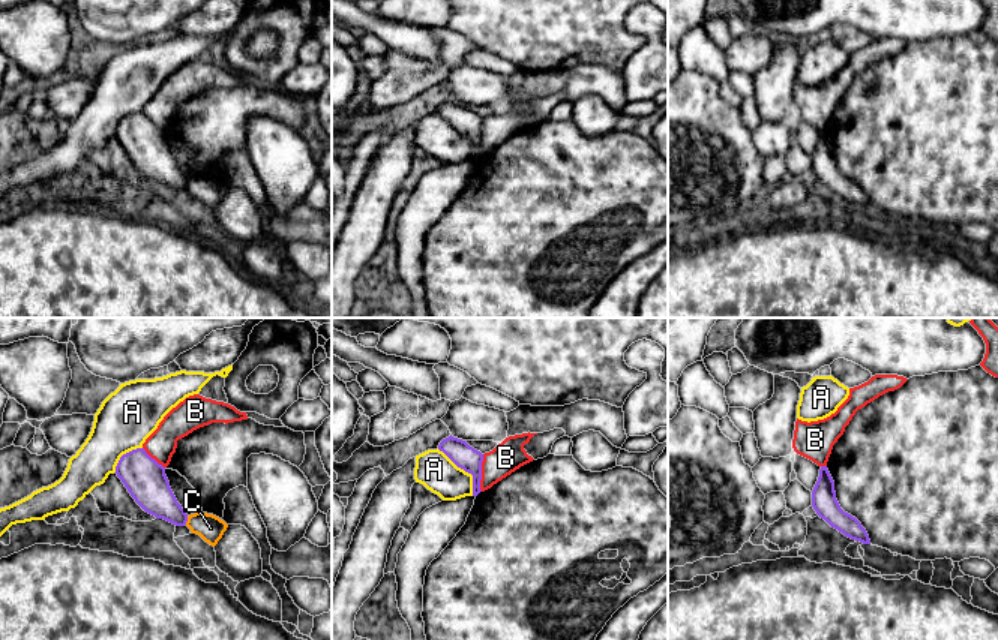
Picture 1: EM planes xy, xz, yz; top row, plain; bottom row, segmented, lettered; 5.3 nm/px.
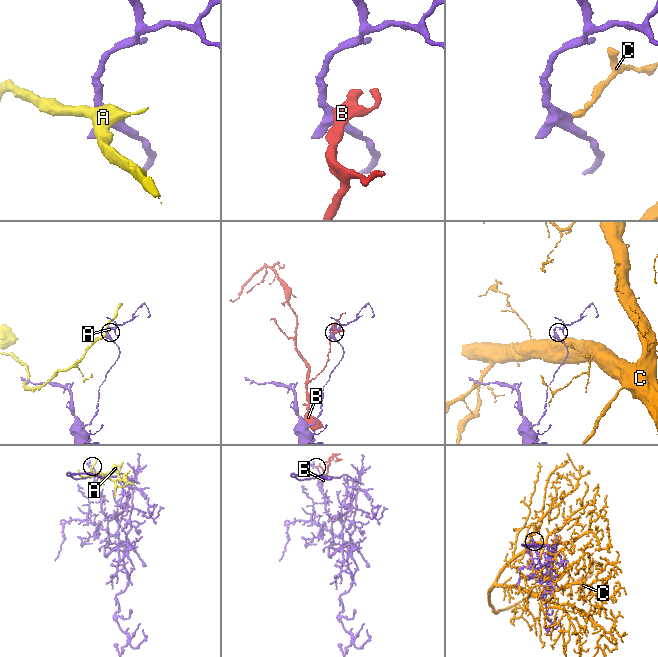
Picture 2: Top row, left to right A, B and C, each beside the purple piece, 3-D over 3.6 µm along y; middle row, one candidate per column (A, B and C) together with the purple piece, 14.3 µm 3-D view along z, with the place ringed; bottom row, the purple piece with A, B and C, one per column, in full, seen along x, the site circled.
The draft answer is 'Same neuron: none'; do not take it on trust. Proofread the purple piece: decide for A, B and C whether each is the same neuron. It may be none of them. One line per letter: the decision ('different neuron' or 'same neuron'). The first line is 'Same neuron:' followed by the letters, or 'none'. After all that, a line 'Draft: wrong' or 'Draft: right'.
Same neuron: none
A: different neuron
B: different neuron
C: different neuron
Draft: right

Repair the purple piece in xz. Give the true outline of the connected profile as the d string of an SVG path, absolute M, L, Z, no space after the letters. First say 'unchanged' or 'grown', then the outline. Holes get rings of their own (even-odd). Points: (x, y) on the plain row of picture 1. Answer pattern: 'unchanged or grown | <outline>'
unchanged | M452 99L440 106L438 114L458 132L473 139L473 160L477 160L482 156L480 144L483 118L470 111L465 105L453 102Z

